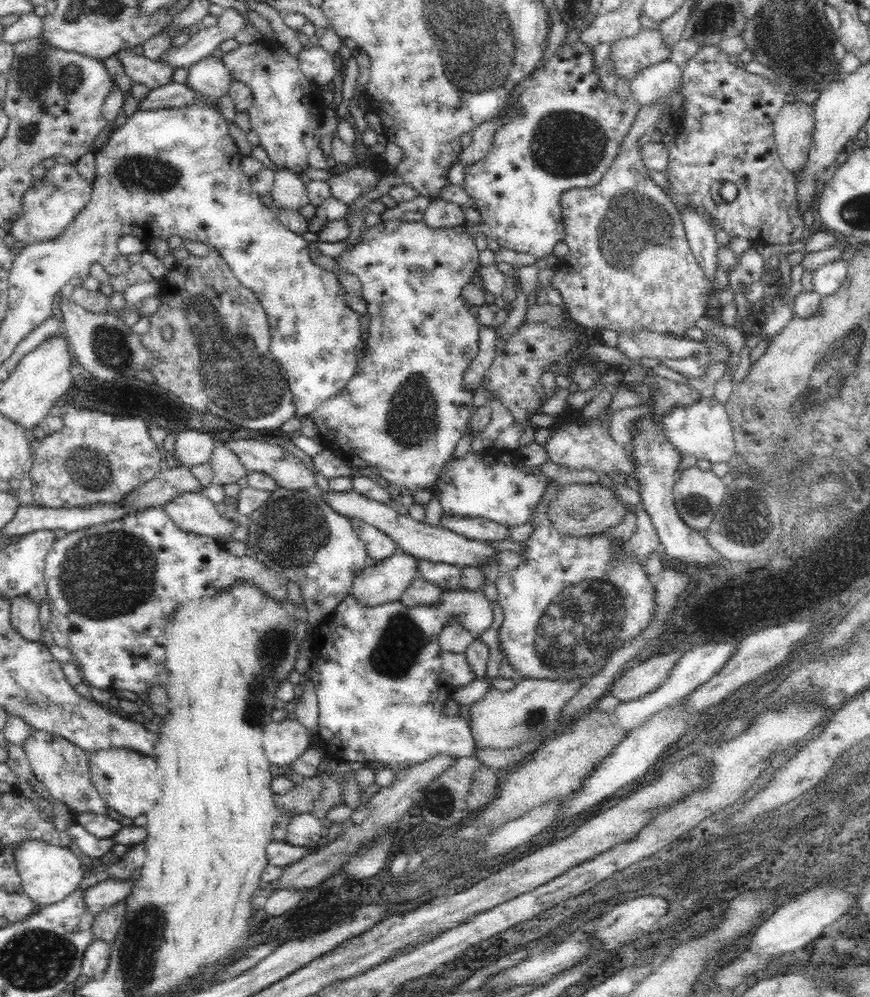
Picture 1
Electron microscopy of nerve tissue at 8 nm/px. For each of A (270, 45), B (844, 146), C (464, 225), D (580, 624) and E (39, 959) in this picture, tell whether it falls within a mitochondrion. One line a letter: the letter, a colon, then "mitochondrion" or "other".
A: other
B: other
C: other
D: mitochondrion
E: mitochondrion

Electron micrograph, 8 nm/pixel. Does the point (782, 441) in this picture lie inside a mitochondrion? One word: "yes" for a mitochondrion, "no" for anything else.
yes

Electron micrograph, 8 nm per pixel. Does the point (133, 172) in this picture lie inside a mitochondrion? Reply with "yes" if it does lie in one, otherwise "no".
yes

